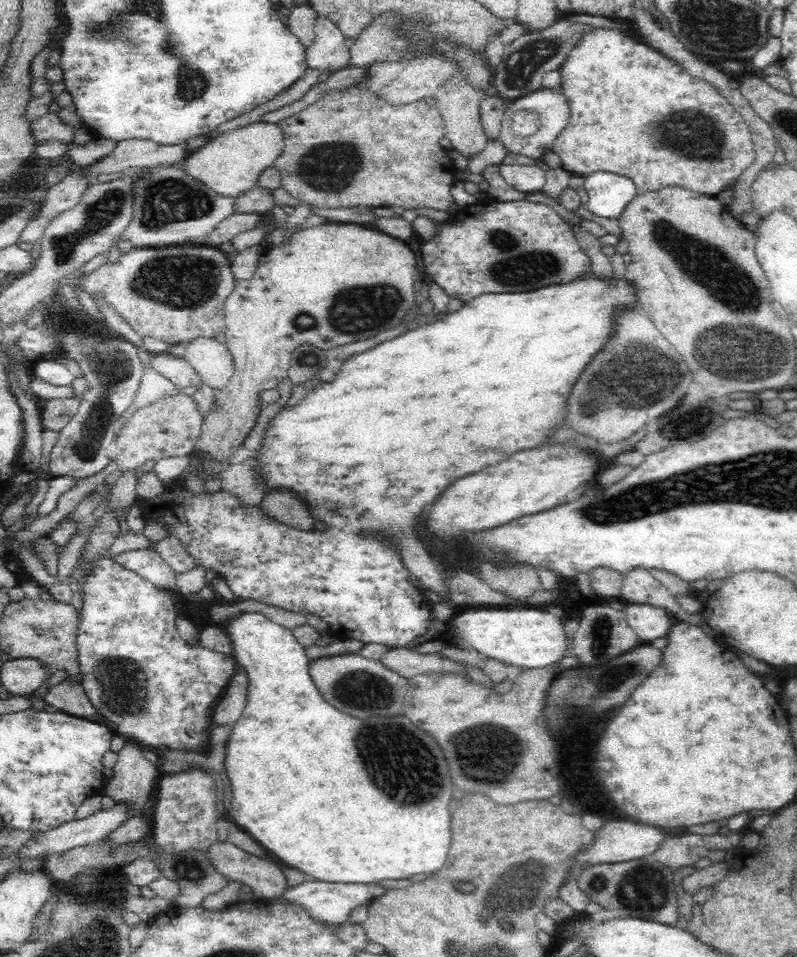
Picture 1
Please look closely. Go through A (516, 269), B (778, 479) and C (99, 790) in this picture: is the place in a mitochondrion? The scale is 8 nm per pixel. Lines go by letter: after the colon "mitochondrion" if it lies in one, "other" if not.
A: mitochondrion
B: mitochondrion
C: other

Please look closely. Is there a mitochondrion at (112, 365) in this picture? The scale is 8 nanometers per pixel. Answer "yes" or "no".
yes

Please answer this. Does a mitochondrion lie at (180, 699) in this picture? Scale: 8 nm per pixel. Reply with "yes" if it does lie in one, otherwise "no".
no

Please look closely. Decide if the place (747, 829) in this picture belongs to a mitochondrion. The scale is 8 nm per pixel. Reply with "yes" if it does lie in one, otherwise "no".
no

